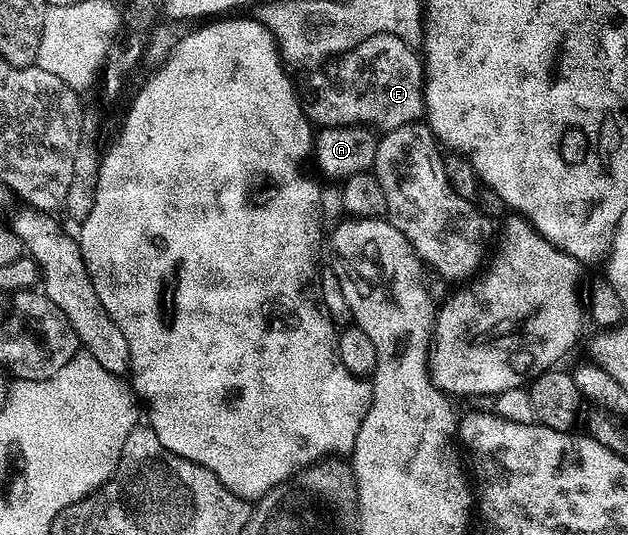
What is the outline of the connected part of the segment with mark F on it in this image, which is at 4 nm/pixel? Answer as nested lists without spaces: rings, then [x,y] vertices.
[[[375,34],[362,40],[335,60],[323,63],[324,74],[316,78],[316,86],[303,91],[302,105],[309,122],[317,127],[363,126],[376,132],[402,128],[408,122],[425,117],[424,112],[424,63],[421,55],[411,50],[405,39],[393,34]]]

